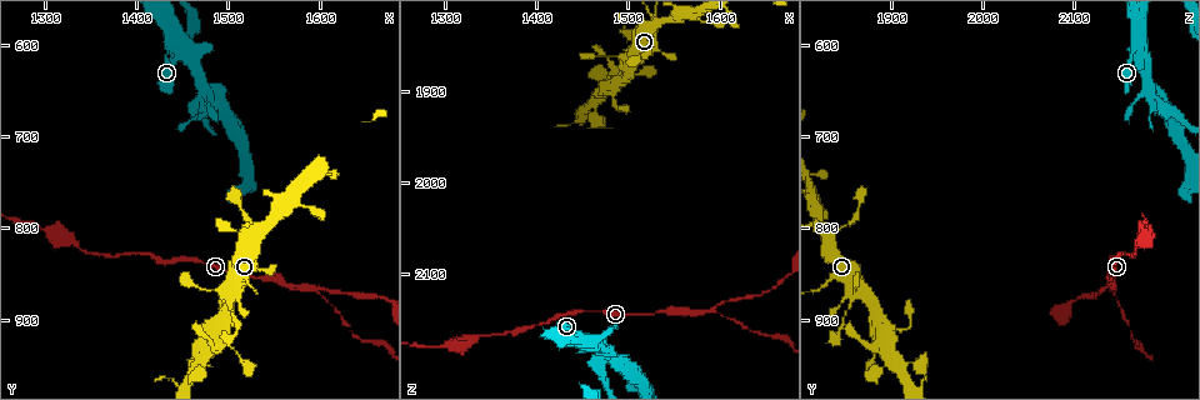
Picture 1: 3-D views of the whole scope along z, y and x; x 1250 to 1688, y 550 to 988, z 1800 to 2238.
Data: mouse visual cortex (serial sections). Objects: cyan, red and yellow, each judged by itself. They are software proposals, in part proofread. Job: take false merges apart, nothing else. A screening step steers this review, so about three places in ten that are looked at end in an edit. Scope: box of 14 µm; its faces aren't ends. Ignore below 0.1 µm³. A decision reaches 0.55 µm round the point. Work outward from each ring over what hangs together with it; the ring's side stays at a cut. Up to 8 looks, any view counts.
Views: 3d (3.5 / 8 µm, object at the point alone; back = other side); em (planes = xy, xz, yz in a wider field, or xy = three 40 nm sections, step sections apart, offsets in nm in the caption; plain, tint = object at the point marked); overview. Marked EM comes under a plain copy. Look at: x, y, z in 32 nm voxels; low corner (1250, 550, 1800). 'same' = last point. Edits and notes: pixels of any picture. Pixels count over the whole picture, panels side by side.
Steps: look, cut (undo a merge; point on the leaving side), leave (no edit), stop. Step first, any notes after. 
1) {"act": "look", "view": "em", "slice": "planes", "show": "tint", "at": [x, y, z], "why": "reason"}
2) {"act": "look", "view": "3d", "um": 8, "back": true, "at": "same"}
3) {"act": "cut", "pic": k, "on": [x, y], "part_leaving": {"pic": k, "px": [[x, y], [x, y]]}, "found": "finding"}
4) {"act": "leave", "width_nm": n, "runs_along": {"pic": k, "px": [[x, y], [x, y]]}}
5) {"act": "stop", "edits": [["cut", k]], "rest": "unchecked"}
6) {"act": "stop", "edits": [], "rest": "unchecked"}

{"act": "look", "view": "3d", "um": 3.5, "at": [1480, 660, 2185], "why": "three-way junction"}

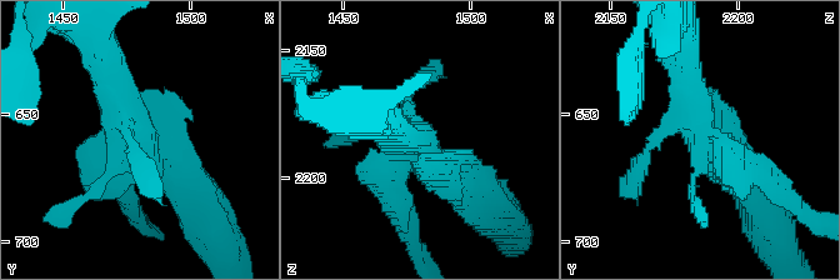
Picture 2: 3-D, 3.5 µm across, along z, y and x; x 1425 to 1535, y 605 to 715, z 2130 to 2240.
{"act": "cut", "pic": 2, "on": [105, 185], "part_leaving": {"pic": 2, "px": [[125, 148], [109, 171], [133, 209]]}, "found": "a second cell is stuck on"}

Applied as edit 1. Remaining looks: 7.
{"act": "look", "view": "overview"}

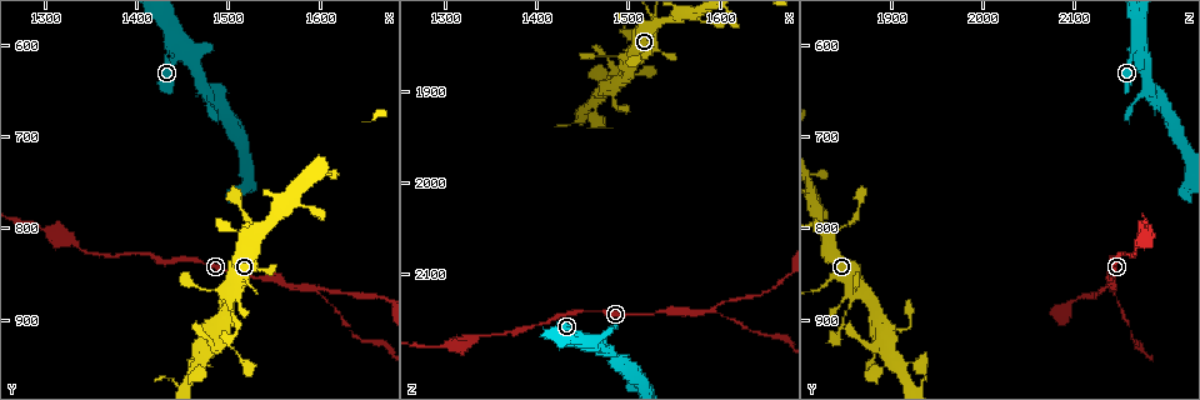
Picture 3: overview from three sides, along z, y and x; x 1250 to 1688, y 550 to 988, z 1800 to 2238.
{"act": "look", "view": "3d", "um": 3.5, "at": [1580, 870, 2145], "why": "three arms meet"}

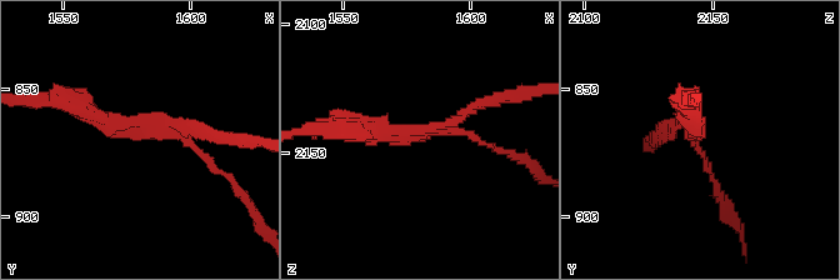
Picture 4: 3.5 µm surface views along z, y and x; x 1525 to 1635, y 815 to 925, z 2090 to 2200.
{"act": "look", "view": "em", "slice": "xy", "step": 2, "show": "tint", "at": [1583, 865, 2141], "why": "need the tissue"}

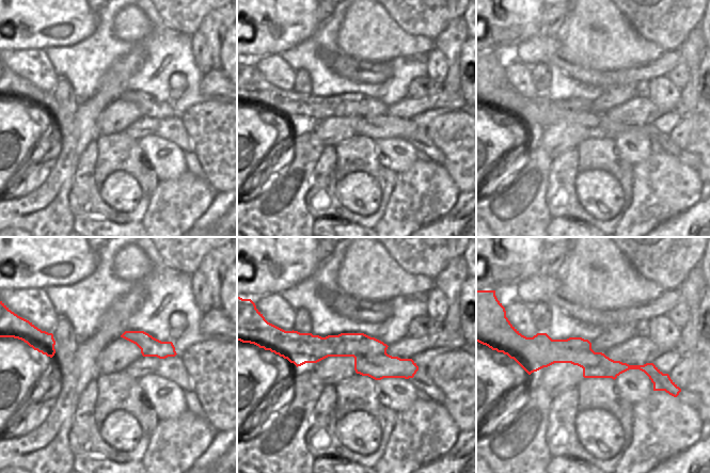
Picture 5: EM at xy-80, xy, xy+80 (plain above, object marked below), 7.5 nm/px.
{"act": "leave", "runs_along": {"pic": 4, "px": [[353, 129], [429, 131], [503, 96]]}, "found": "one cell here"}

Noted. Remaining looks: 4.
{"act": "look", "view": "3d", "um": 3.5, "at": [1635, 910, 2160], "why": "narrows sharply"}

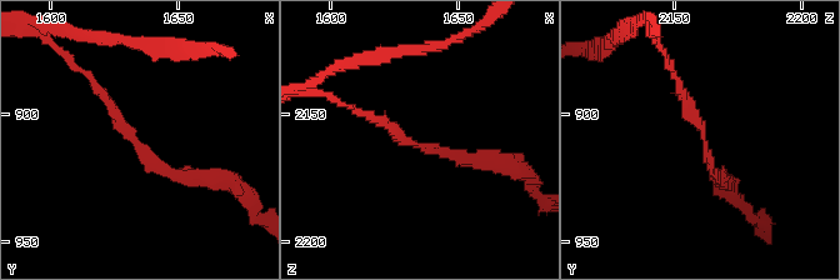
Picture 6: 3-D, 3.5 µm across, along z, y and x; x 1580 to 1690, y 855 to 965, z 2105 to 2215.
{"act": "look", "view": "em", "slice": "xy", "step": 5, "show": "tint", "at": [1634, 910, 2161], "arm_widths_nm": [150, 150], "why": "now the EM"}

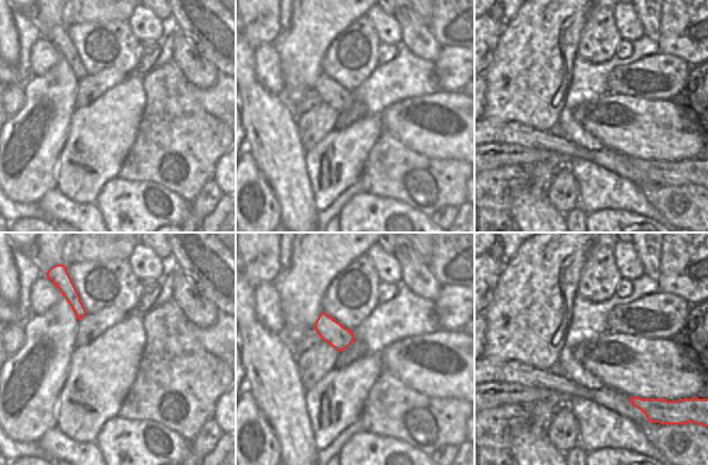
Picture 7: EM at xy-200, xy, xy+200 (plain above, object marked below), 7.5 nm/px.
{"act": "leave", "runs_along": {"pic": 6, "px": [[93, 80], [154, 164], [208, 176]]}, "found": "continuous, no second cell"}

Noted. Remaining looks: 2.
{"act": "stop", "edits": [["cut", 2]], "rest": "unchecked"}

